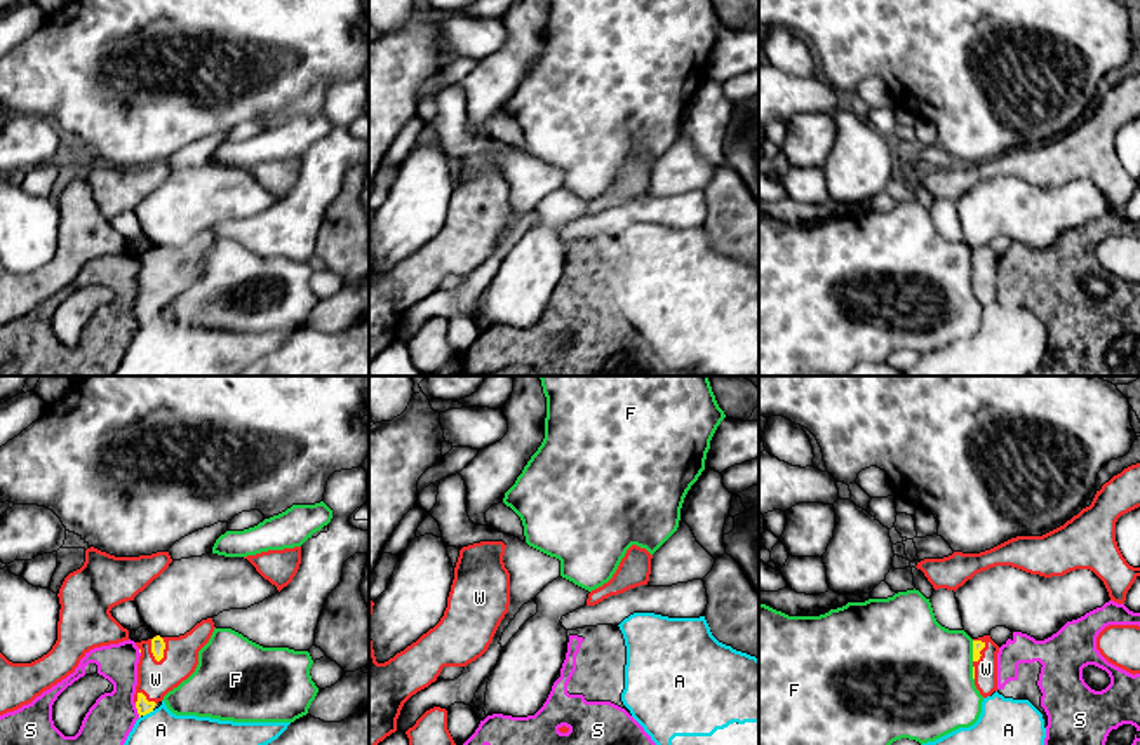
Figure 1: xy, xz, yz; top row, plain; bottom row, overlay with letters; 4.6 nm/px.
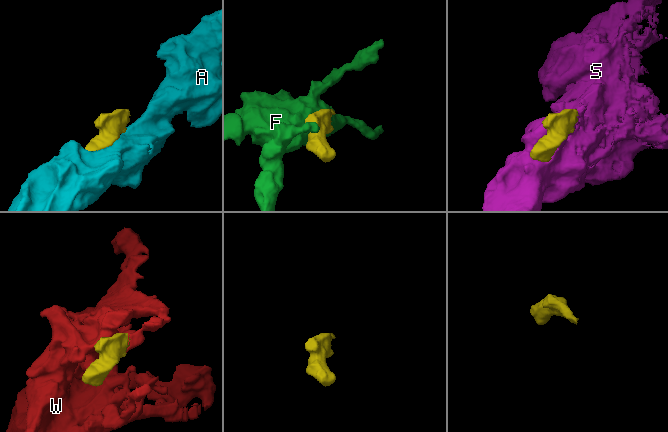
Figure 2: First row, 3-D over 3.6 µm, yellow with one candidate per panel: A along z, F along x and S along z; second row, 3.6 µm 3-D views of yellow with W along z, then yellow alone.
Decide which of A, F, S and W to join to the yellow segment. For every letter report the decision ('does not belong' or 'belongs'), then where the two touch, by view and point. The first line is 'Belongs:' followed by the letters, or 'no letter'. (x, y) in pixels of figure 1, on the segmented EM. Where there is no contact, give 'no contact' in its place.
Belongs: W
A: does not belong; meets yellow in xy at (148, 712)
F: does not belong; meets yellow in yz at (973, 651)
S: does not belong; meets yellow in xy at (138, 711)
W: belongs; meets yellow in xy at (152, 651)

